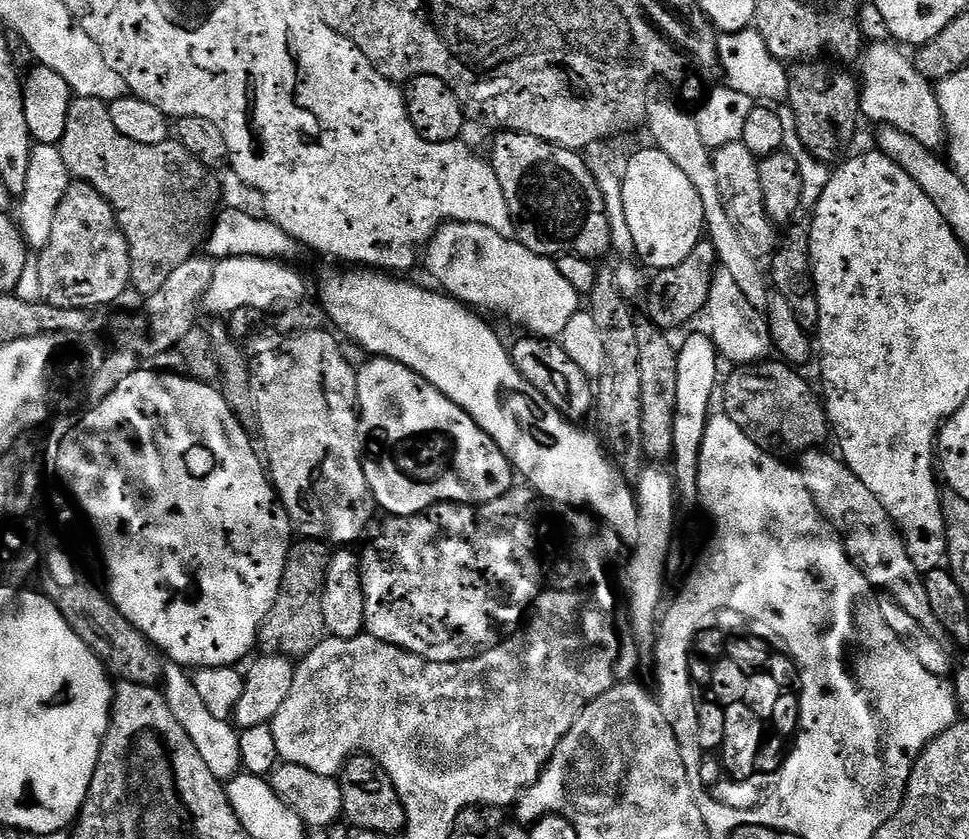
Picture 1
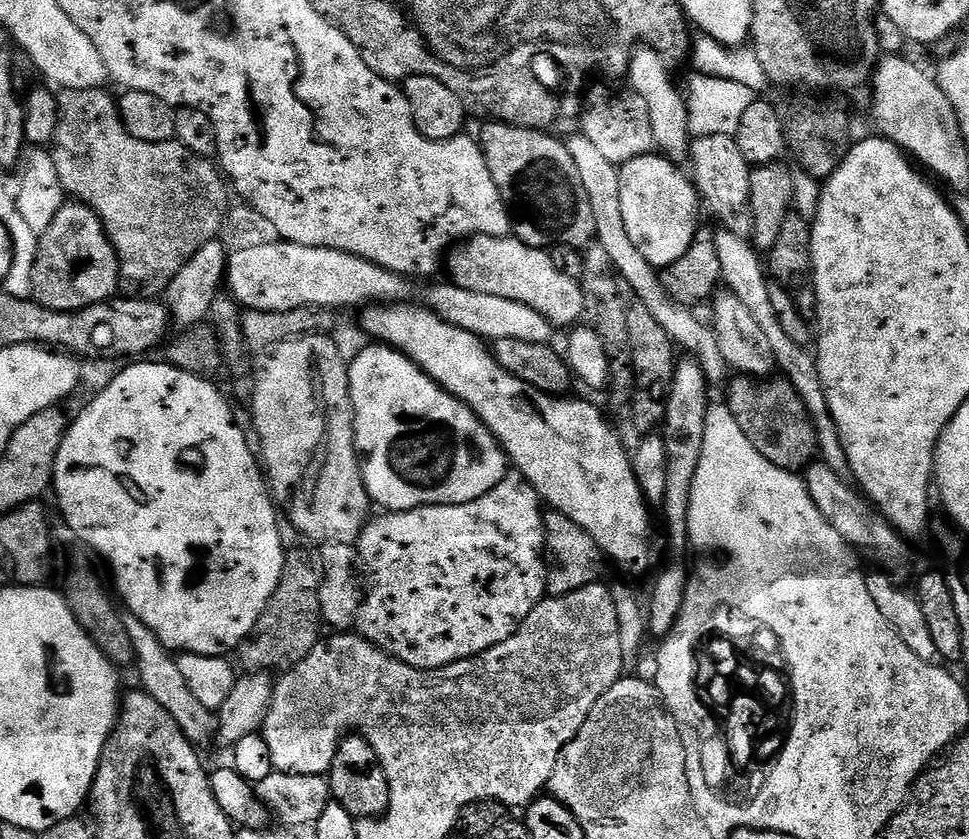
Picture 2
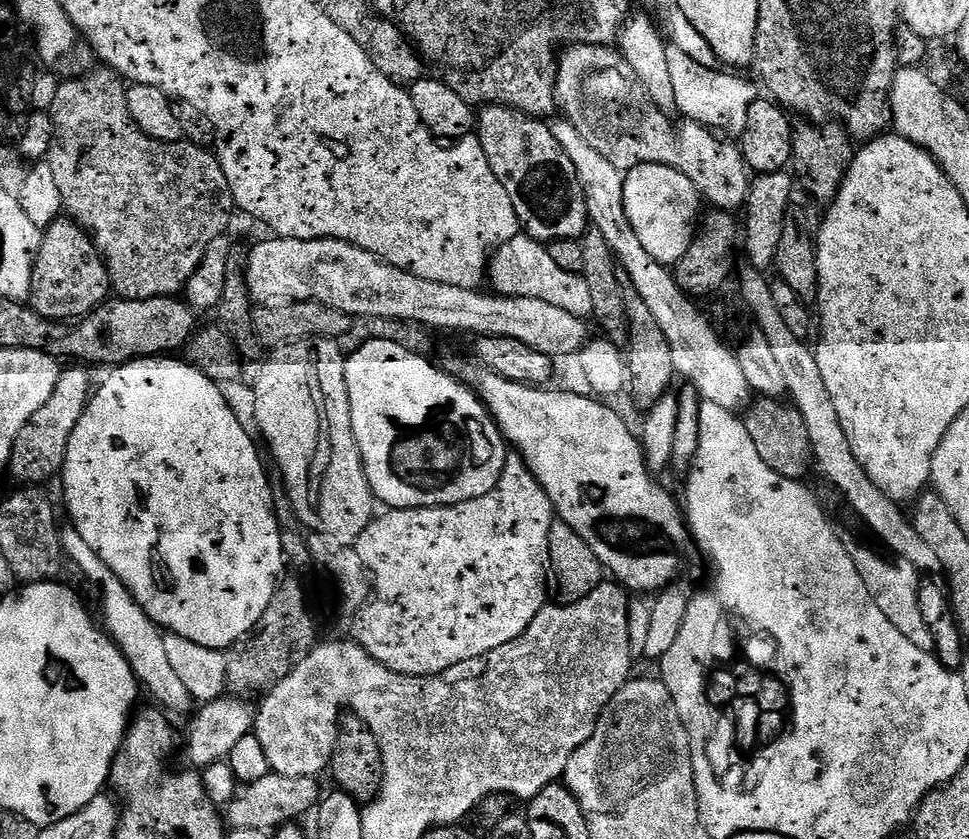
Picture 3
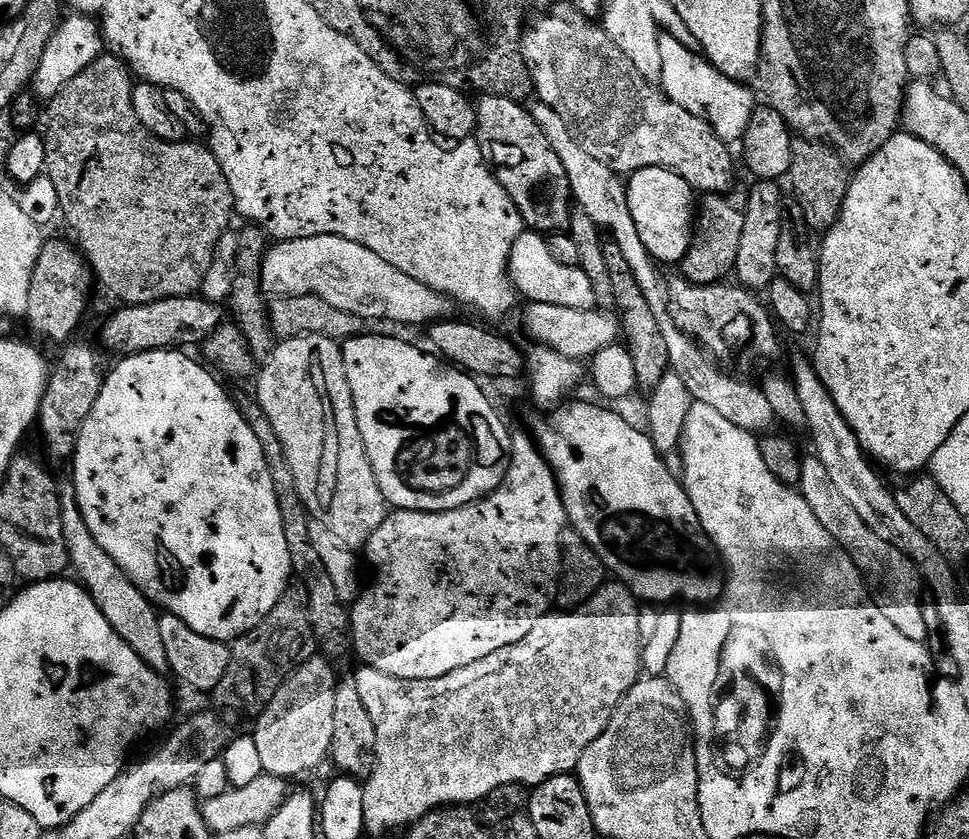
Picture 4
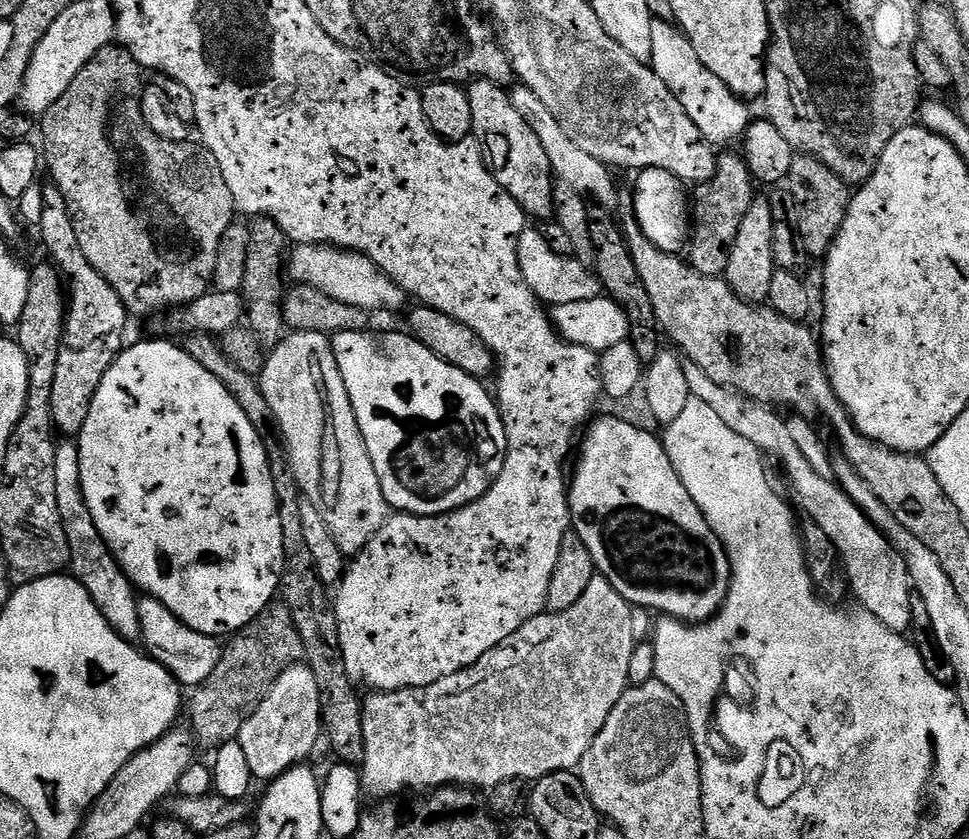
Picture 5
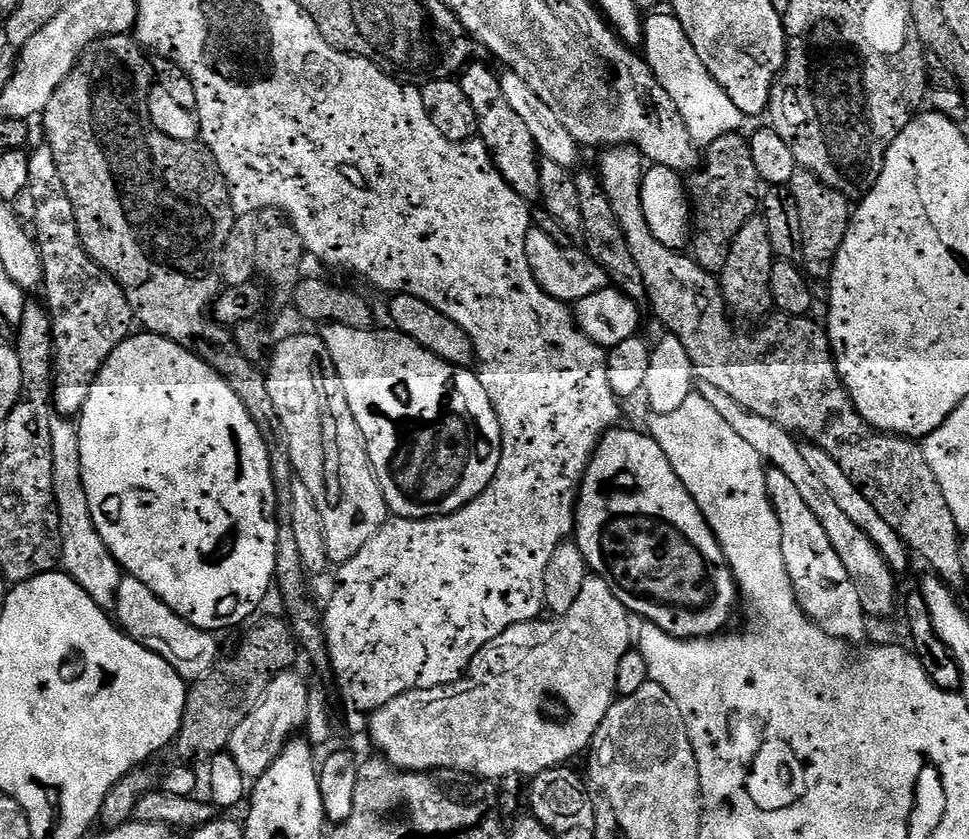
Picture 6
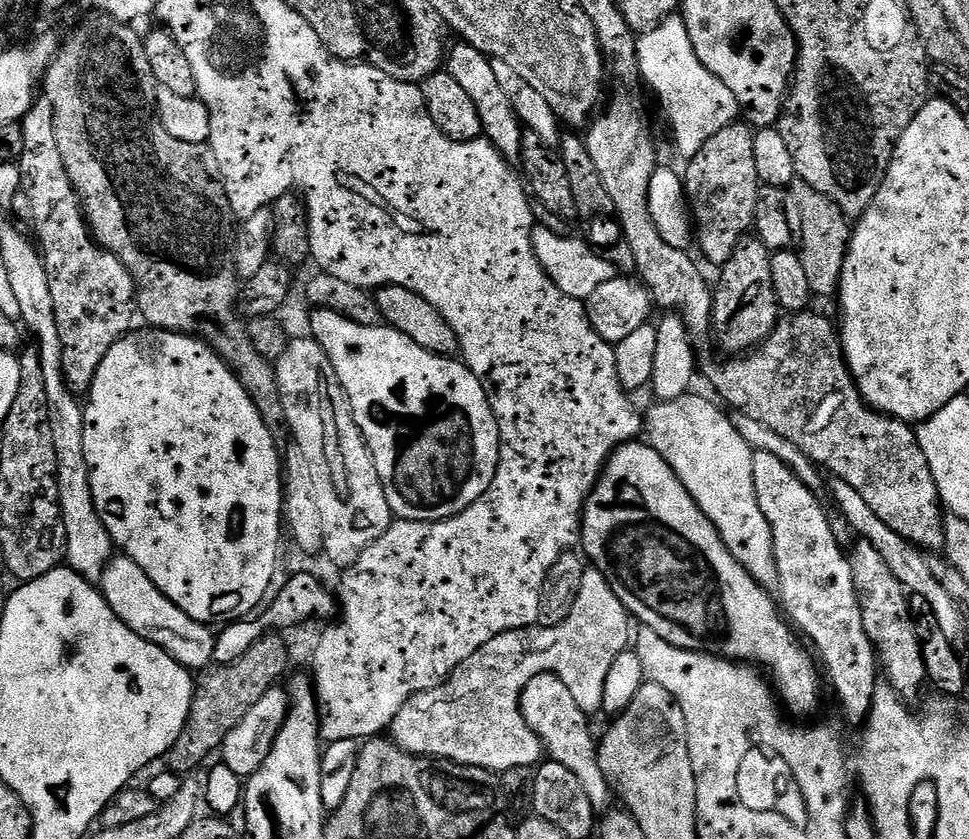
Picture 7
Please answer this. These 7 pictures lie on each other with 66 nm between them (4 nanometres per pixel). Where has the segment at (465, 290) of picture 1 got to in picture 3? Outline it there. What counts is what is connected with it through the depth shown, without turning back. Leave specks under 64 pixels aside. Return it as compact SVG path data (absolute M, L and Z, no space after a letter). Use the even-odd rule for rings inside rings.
M523 234L508 240L501 248L491 253L486 276L489 281L492 279L492 284L496 287L493 289L499 295L538 298L538 302L546 302L566 314L574 314L581 318L592 316L594 298L590 298L590 286L583 275L562 270L550 258L545 245Z

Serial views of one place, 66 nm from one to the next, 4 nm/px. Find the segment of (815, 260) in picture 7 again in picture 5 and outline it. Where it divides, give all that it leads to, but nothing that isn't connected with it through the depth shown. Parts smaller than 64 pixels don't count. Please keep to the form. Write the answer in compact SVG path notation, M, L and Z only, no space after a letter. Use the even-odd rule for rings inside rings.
M803 154L793 155L792 165L786 179L786 190L794 198L798 214L798 230L802 234L802 243L810 258L827 257L830 246L846 218L850 199L849 185L834 175L818 158Z

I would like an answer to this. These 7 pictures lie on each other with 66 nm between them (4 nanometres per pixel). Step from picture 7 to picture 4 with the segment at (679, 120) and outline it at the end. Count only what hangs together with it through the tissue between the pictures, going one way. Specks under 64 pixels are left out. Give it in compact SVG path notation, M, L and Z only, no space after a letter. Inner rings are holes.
M662 34L658 38L658 55L662 58L662 74L659 83L668 99L674 101L682 110L702 118L712 127L712 132L725 144L732 146L740 142L744 130L758 107L758 101L741 81L731 80L719 72L699 51L678 42L673 36Z

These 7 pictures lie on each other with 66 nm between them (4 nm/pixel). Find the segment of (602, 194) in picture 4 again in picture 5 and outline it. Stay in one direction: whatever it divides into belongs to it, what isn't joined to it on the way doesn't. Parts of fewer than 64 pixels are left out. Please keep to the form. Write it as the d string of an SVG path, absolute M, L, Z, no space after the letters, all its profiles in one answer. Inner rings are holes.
M517 83L511 89L510 95L514 102L514 110L518 110L518 114L522 114L522 118L526 118L530 130L534 130L534 134L538 134L538 142L542 142L542 150L546 150L546 158L550 158L553 173L558 177L559 183L570 186L585 198L591 198L597 205L615 205L618 200L618 191L616 192L616 184L612 181L613 169L598 162L598 158L593 158L591 154L586 154L586 150L574 146L574 142L570 142L570 138L566 134L566 130L562 130L562 126L558 126L554 114L550 114L550 110L546 110L542 98L538 98L538 94L534 94L534 90L530 90L525 84Z

